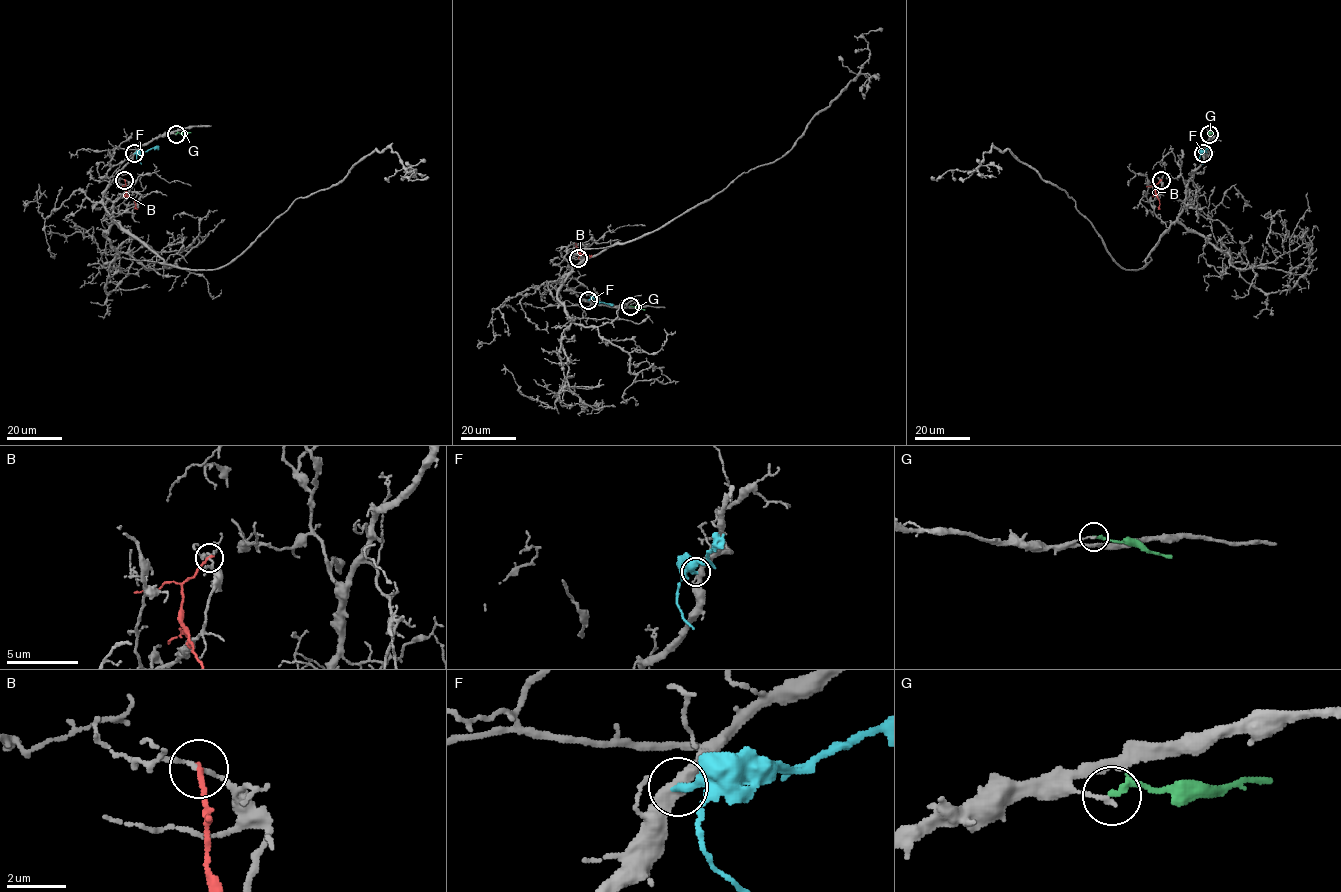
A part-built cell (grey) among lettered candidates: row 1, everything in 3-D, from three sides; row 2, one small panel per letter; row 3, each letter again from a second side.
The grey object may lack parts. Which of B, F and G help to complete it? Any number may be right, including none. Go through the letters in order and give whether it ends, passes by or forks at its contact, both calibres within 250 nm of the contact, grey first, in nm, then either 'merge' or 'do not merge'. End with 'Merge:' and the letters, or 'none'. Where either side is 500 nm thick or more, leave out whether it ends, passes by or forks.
B: it ends there; 120 nm thick on the grey side, 190 nm on the other; do not merge
F: it ends there; 420 nm thick on the grey side, 260 nm on the other; do not merge
G: it ends there; 130 nm thick on the grey side, 220 nm on the other; merge
Merge: G

